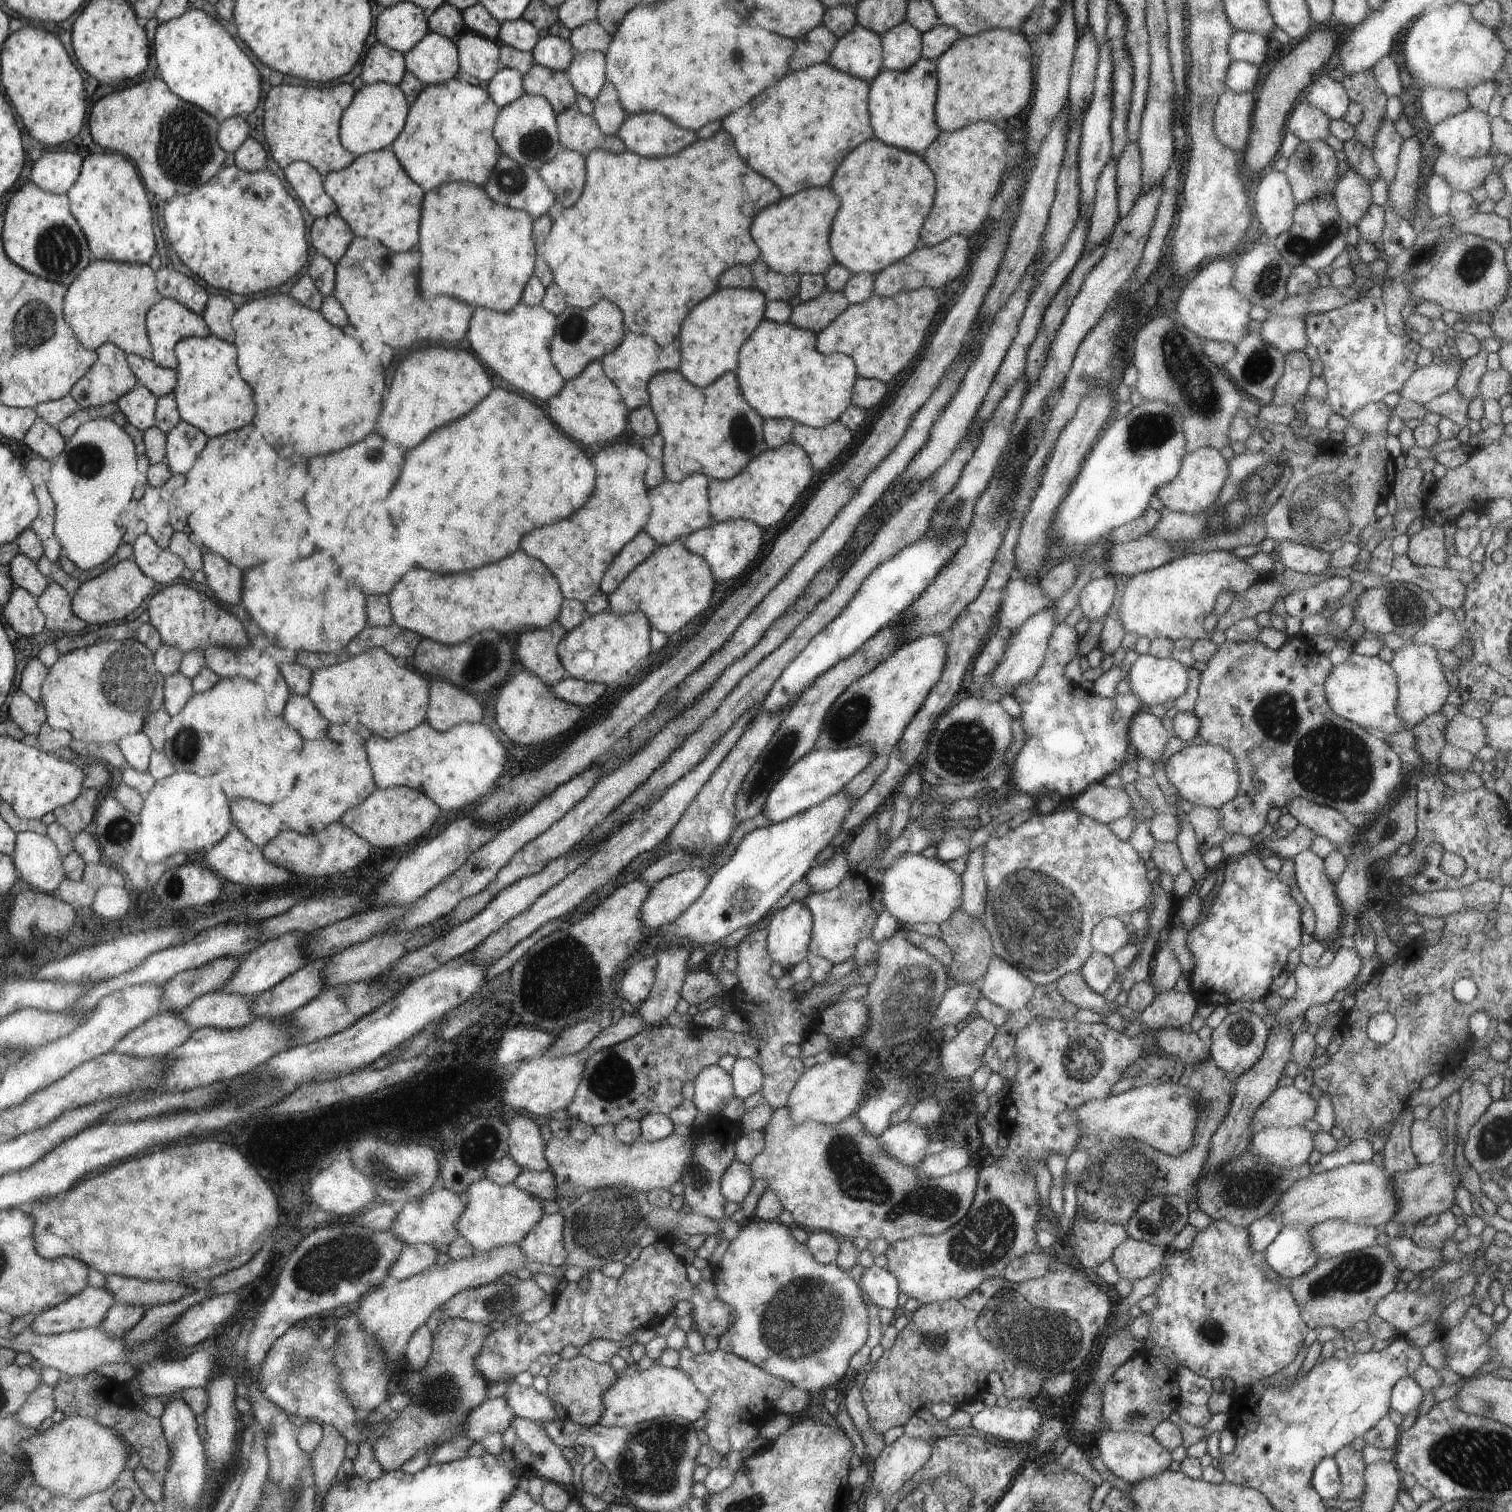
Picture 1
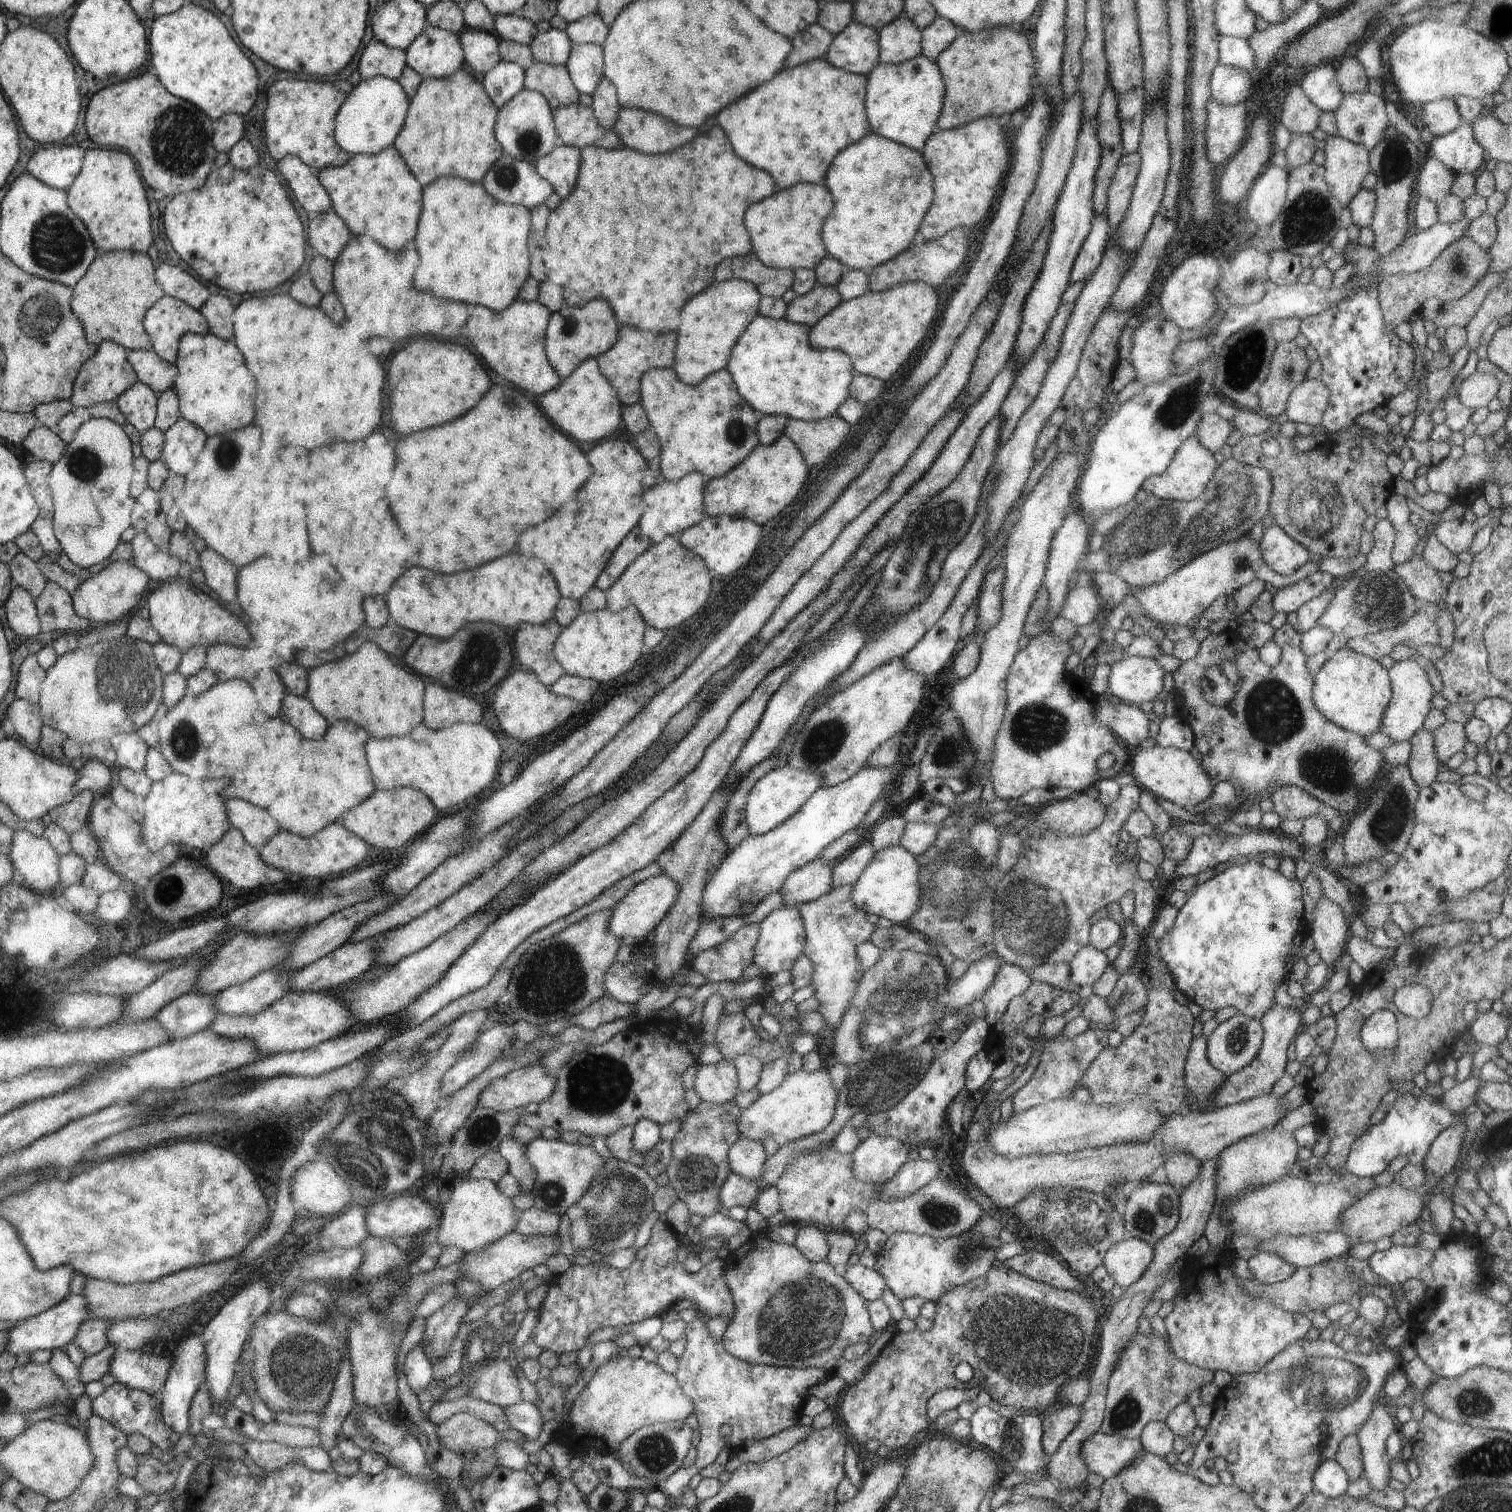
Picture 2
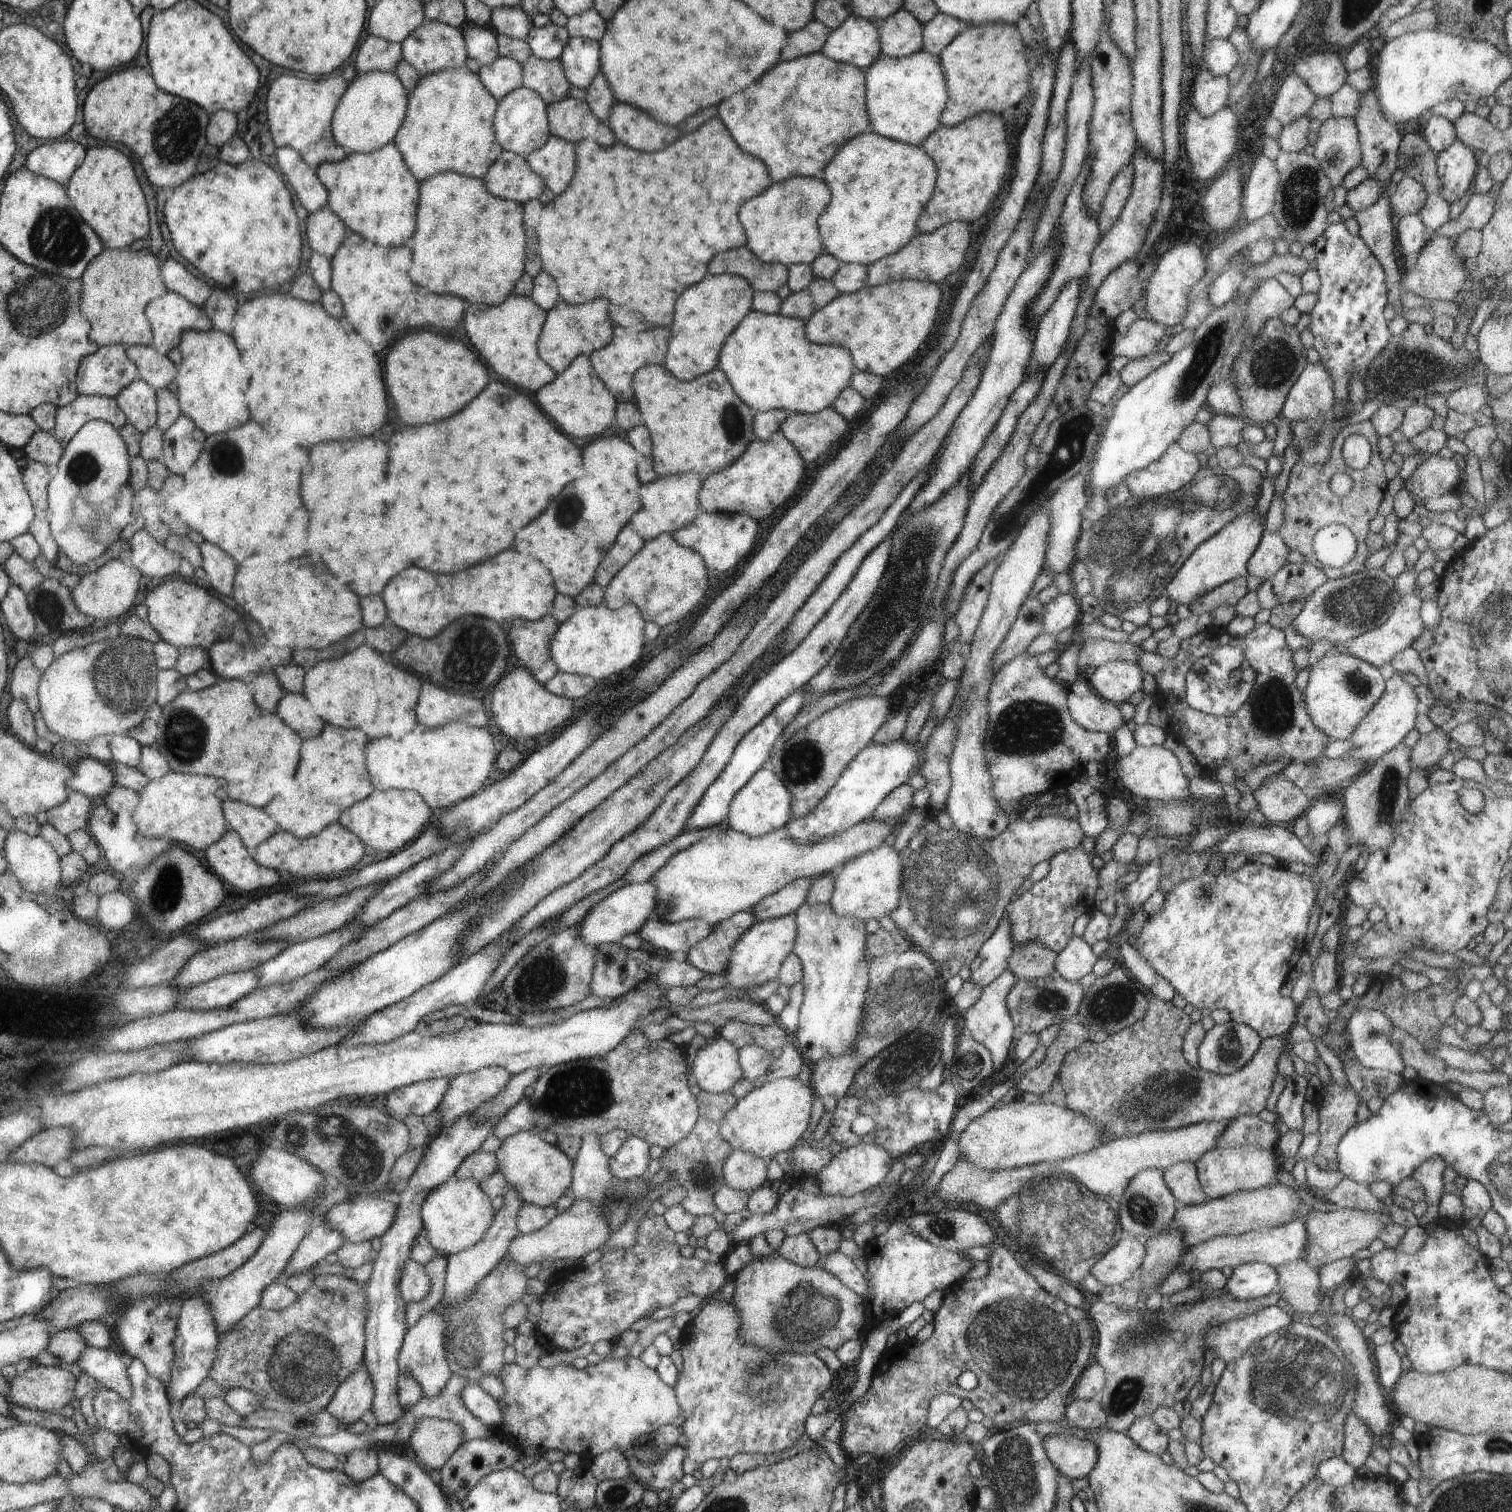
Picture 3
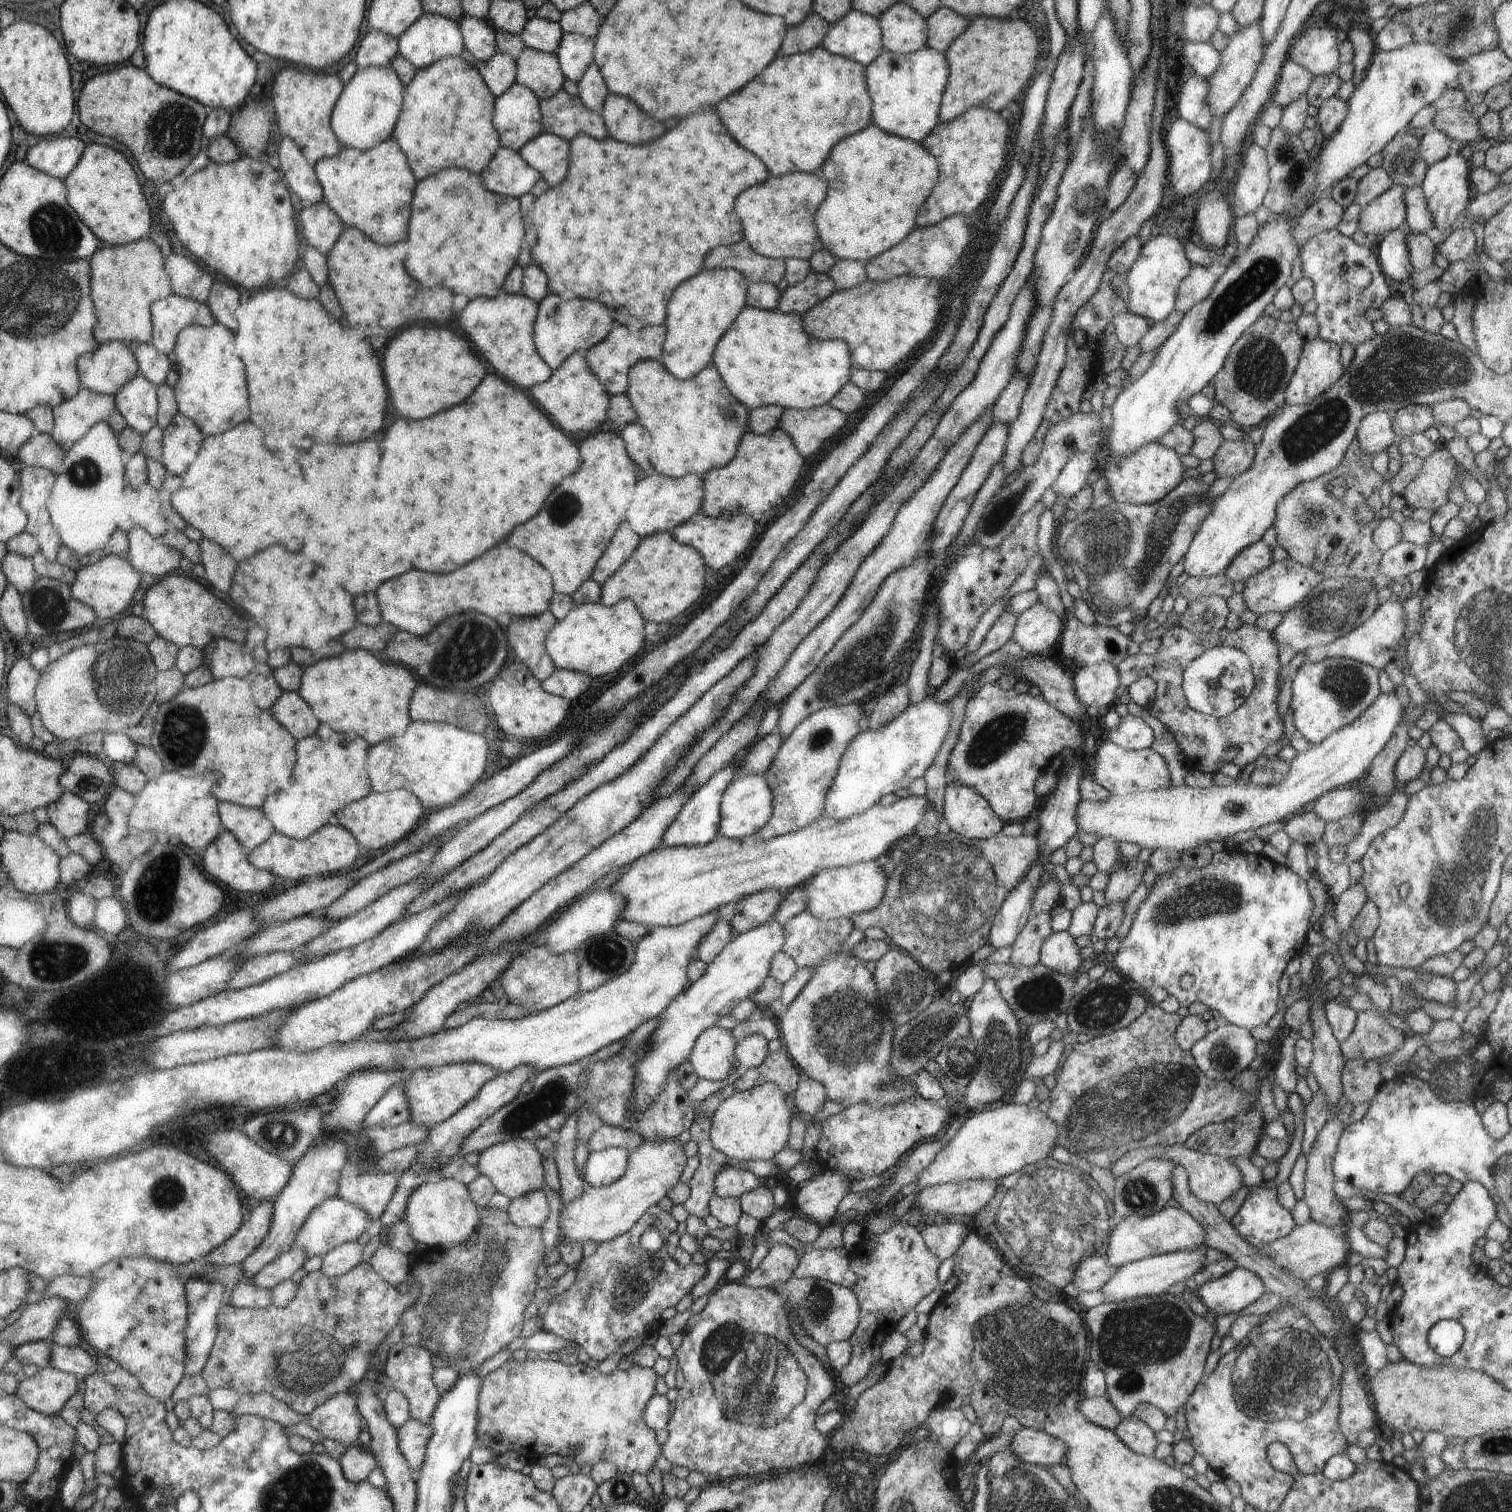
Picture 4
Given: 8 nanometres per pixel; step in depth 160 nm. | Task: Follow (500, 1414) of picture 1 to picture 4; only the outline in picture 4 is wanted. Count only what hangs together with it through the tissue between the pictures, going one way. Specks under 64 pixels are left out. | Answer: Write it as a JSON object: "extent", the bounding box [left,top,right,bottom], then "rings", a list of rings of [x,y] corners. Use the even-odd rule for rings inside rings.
{"extent":[397,1419,432,1474],"rings":[[[408,1419],[408,1422],[397,1431],[398,1448],[402,1456],[405,1456],[412,1472],[417,1474],[424,1464],[425,1448],[428,1439],[432,1436],[431,1426]]]}

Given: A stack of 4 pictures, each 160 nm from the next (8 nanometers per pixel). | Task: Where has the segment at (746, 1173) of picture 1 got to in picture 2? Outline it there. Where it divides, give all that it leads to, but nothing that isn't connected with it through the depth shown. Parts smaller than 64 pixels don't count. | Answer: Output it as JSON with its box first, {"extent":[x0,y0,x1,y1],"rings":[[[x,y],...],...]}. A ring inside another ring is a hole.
{"extent":[719,1173,760,1209],"rings":[[[731,1173],[719,1192],[719,1199],[725,1207],[744,1206],[748,1209],[755,1206],[760,1189],[758,1182]]]}

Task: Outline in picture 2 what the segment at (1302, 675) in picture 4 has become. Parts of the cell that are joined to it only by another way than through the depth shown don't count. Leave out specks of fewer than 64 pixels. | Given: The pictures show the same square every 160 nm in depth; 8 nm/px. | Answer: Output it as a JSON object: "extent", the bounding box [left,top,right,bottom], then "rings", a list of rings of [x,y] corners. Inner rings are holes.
{"extent":[1312,647,1392,737],"rings":[[[1342,647],[1324,662],[1313,679],[1312,700],[1325,719],[1363,737],[1378,732],[1392,696],[1389,670],[1379,661]]]}

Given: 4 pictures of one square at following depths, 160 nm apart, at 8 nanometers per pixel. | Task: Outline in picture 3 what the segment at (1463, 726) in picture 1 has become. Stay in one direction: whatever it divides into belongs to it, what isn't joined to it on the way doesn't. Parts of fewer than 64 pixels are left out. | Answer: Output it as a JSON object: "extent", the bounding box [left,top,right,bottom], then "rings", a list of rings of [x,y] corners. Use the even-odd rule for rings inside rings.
{"extent":[1410,729,1450,771],"rings":[[[1440,729],[1421,735],[1415,746],[1411,748],[1410,764],[1412,769],[1430,771],[1436,768],[1448,749],[1450,738]]]}

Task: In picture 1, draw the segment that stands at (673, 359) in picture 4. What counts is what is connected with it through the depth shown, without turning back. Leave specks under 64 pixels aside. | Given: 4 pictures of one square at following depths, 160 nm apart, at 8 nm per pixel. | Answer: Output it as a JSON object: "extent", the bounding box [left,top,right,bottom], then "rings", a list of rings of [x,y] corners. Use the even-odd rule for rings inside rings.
{"extent":[678,288,767,387],"rings":[[[722,288],[708,300],[702,300],[688,320],[684,320],[684,332],[678,338],[684,344],[682,362],[678,371],[697,387],[705,387],[718,380],[727,372],[735,372],[739,362],[739,350],[750,338],[755,328],[766,317],[767,297],[758,289]]]}

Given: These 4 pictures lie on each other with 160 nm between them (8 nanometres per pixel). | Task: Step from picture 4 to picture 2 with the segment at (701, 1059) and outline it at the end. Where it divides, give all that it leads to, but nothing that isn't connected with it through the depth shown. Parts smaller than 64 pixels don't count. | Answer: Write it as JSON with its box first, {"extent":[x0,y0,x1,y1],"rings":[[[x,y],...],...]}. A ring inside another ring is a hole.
{"extent":[694,1060,739,1104],"rings":[[[730,1060],[712,1064],[698,1064],[694,1090],[702,1101],[722,1104],[735,1098],[739,1092],[739,1076]]]}

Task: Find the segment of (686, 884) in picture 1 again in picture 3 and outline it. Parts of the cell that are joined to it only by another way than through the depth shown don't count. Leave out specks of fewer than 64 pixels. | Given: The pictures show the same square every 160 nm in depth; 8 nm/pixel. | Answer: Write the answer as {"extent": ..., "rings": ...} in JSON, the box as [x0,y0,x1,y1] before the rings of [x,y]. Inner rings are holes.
{"extent":[578,880,657,947],"rings":[[[648,880],[643,883],[627,884],[602,900],[599,900],[579,922],[578,935],[584,944],[597,947],[602,943],[620,942],[623,936],[630,933],[639,934],[639,930],[647,923],[648,918],[652,917],[655,910],[657,890]]]}

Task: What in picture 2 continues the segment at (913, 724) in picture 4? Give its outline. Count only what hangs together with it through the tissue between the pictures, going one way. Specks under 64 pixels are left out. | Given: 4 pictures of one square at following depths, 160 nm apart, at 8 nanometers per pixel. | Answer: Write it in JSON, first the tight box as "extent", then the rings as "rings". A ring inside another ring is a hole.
{"extent":[702,764,895,917],"rings":[[[866,764],[861,768],[860,771],[856,772],[854,776],[851,776],[850,779],[846,779],[843,783],[838,783],[837,785],[831,787],[820,787],[811,798],[803,804],[803,807],[800,808],[795,815],[792,815],[790,819],[786,819],[783,823],[780,823],[778,827],[773,828],[770,832],[763,835],[746,835],[746,838],[740,844],[737,844],[735,847],[731,847],[727,852],[727,855],[723,858],[723,861],[719,864],[719,867],[715,870],[712,878],[707,882],[706,888],[704,889],[704,894],[702,897],[703,900],[703,914],[702,917],[727,917],[730,915],[745,915],[753,910],[753,908],[765,897],[772,893],[776,893],[780,890],[780,887],[787,880],[787,876],[791,875],[792,872],[798,870],[800,867],[803,867],[805,864],[812,862],[814,859],[818,858],[824,850],[826,850],[829,844],[832,844],[837,838],[840,838],[846,832],[850,832],[852,829],[858,827],[858,824],[866,818],[869,808],[879,799],[879,797],[885,792],[887,785],[893,780],[893,774],[895,773],[895,767],[889,767],[888,765],[874,765],[871,767]]]}

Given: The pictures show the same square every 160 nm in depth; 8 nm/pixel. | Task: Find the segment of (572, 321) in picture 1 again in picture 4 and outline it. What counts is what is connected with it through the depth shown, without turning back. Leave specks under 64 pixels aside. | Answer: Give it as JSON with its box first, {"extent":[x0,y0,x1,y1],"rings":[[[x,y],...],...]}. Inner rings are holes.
{"extent":[534,293,614,371],"rings":[[[548,293],[538,302],[538,316],[534,323],[534,342],[542,360],[555,371],[573,352],[585,351],[602,342],[614,326],[608,308],[592,300],[566,300]]]}

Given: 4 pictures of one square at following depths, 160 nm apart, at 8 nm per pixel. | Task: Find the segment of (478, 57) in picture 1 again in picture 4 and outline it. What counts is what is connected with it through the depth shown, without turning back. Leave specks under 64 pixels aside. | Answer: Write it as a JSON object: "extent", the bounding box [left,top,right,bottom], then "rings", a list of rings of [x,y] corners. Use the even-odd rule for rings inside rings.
{"extent":[460,15,498,61],"rings":[[[464,15],[460,21],[460,28],[463,29],[467,49],[477,61],[490,60],[497,53],[498,46],[494,46],[494,30],[484,22],[484,19]]]}

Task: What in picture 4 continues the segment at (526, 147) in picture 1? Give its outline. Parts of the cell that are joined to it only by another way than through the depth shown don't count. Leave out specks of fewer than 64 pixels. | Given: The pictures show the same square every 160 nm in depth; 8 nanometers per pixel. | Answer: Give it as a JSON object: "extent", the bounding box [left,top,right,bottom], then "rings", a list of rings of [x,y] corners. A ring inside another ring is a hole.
{"extent":[492,82,544,150],"rings":[[[516,82],[506,92],[495,97],[492,124],[498,131],[502,147],[519,150],[529,140],[544,132],[543,113],[539,107],[539,101],[539,97],[532,92],[531,88],[528,88],[526,84],[521,85]]]}

